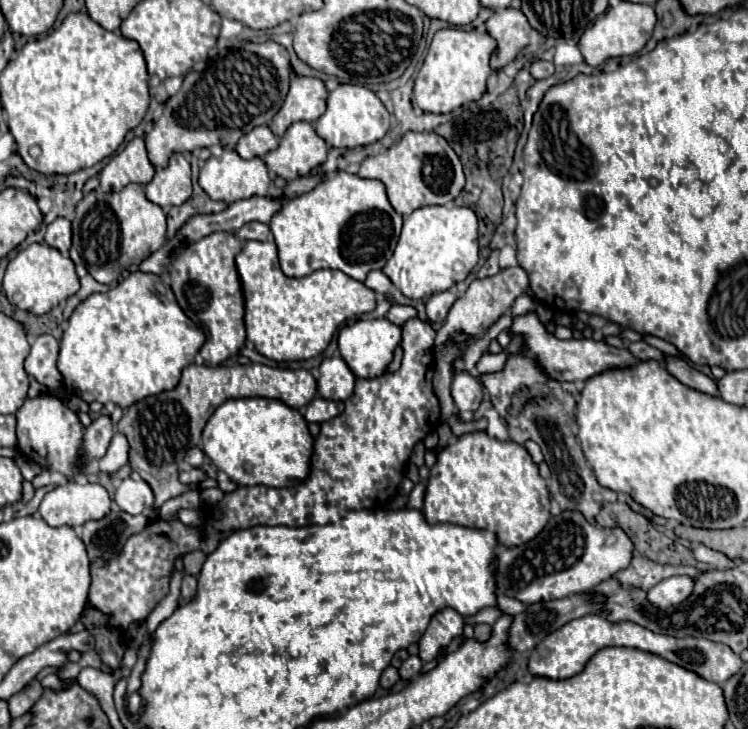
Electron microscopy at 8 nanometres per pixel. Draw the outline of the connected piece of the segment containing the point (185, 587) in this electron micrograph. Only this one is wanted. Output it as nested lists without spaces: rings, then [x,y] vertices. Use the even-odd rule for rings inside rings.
[[[186,574],[186,576],[182,578],[182,598],[190,600],[190,598],[194,596],[194,590],[196,590],[196,576]]]

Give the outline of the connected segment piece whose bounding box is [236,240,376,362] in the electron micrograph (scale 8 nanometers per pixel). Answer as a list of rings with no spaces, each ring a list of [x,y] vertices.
[[[250,240],[236,256],[246,300],[246,332],[254,348],[276,362],[308,360],[318,356],[332,334],[348,318],[372,312],[376,292],[340,270],[316,270],[304,278],[288,278],[278,264],[276,244]]]

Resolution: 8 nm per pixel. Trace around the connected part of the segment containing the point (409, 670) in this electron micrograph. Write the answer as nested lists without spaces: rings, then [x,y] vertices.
[[[410,656],[408,660],[402,662],[402,666],[400,666],[400,676],[402,676],[404,680],[414,678],[414,676],[418,676],[420,668],[422,668],[422,660],[420,660],[418,656]]]

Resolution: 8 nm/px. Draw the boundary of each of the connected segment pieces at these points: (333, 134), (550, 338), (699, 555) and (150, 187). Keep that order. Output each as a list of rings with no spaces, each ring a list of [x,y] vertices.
[[[340,84],[328,94],[326,112],[316,122],[316,134],[334,148],[356,148],[378,142],[390,128],[390,114],[380,98],[360,84]]]
[[[526,314],[526,316],[516,316],[514,324],[510,326],[512,332],[524,334],[524,346],[532,352],[536,360],[540,360],[540,366],[548,376],[556,376],[556,380],[566,380],[566,382],[576,382],[576,380],[588,380],[600,372],[612,370],[612,368],[628,368],[636,364],[638,360],[626,350],[626,348],[614,348],[606,342],[598,342],[592,338],[582,338],[582,340],[558,340],[554,334],[550,334],[544,324],[538,320],[536,314]]]
[[[702,544],[694,546],[692,552],[694,552],[694,558],[696,558],[698,562],[702,562],[702,564],[706,564],[706,566],[710,566],[710,568],[728,570],[728,568],[732,566],[732,562],[730,562],[730,558],[728,558],[726,554],[716,552],[716,550],[710,550],[710,548],[702,546]]]
[[[172,154],[166,168],[158,168],[154,178],[144,186],[146,198],[162,208],[180,206],[192,194],[190,162],[184,154]]]

